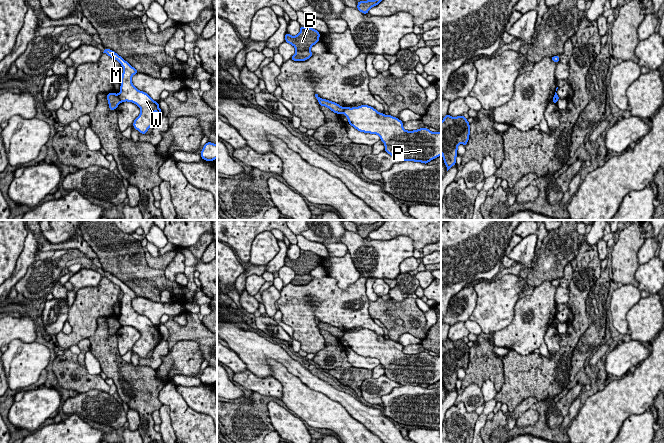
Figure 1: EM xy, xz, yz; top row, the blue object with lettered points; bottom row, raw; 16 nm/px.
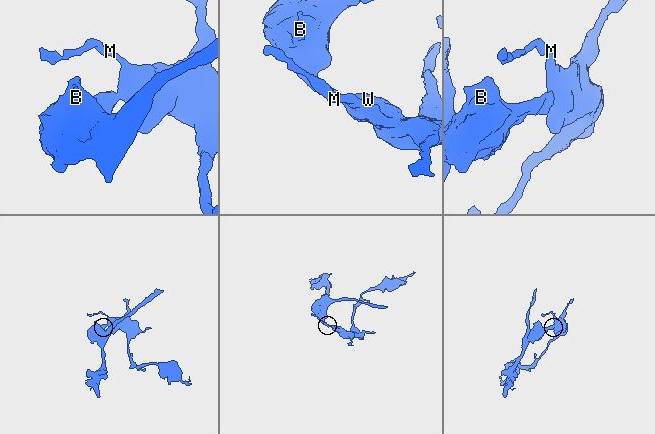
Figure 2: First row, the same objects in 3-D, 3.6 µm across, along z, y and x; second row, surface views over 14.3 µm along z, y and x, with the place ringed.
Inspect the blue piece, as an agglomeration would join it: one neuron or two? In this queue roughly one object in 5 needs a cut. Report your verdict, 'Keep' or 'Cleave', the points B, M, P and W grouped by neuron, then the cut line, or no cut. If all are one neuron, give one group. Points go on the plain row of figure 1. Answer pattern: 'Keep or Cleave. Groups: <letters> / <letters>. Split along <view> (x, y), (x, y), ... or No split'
Cleave. Groups: B / M P W. Split along xy (117, 318), (121, 325)

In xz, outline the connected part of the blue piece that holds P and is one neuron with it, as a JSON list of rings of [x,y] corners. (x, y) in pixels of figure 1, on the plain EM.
[[[365,328],[345,331],[343,338],[349,349],[358,355],[378,359],[384,367],[384,375],[402,386],[428,388],[441,380],[441,356],[432,356],[425,351],[413,355],[405,354],[400,343],[379,337]]]

